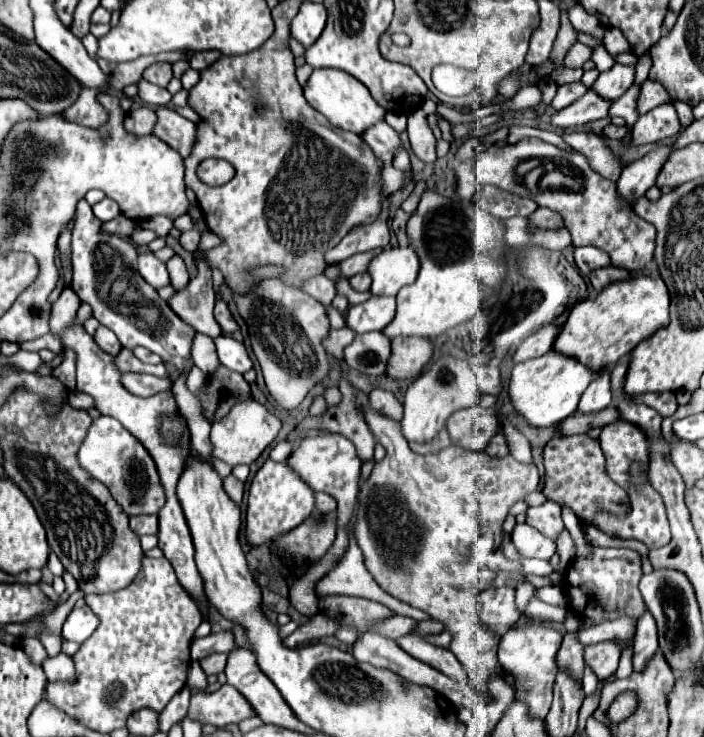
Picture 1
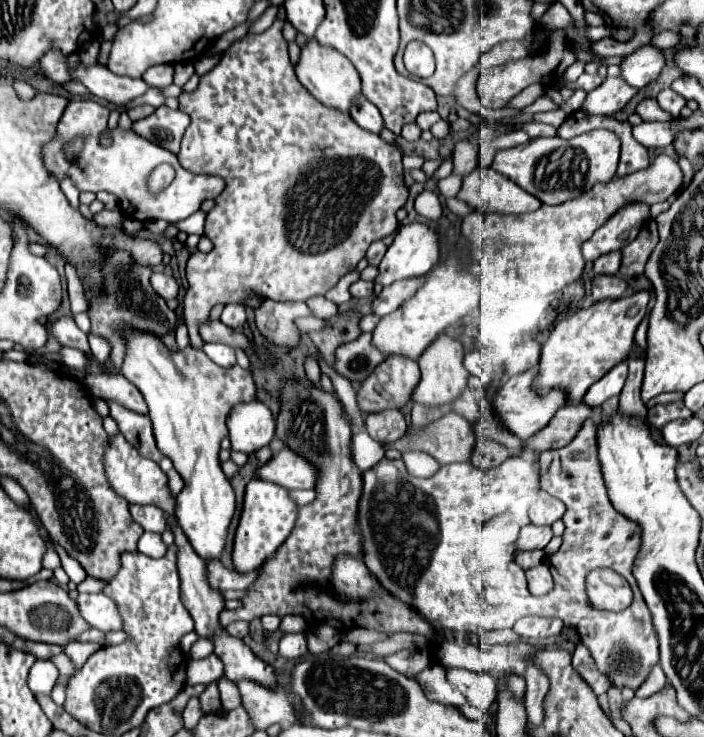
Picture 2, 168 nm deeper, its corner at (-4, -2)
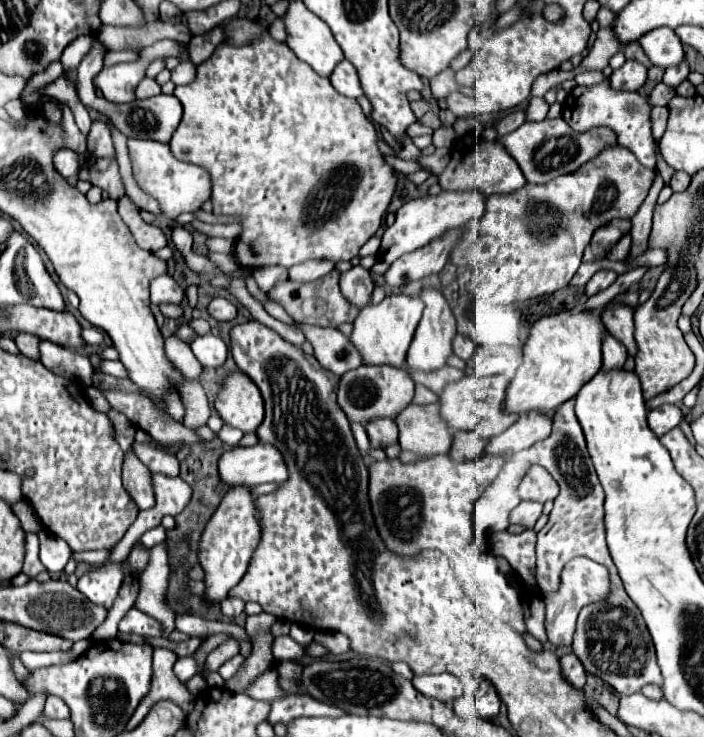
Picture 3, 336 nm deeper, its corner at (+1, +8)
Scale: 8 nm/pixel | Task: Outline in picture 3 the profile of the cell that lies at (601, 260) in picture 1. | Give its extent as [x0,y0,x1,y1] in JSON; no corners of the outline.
[608,233,632,261]

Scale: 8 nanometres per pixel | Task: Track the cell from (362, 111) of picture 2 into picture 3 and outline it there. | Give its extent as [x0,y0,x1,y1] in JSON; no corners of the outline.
[330,59,364,99]

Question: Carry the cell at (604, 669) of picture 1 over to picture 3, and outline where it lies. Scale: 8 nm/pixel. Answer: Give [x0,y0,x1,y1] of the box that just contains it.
[560,653,586,689]

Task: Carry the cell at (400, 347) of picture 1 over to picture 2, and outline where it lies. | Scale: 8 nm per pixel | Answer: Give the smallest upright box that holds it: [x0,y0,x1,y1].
[357,355,421,415]

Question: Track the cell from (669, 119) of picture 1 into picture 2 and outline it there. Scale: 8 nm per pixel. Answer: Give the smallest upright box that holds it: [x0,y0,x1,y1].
[657,89,685,117]

